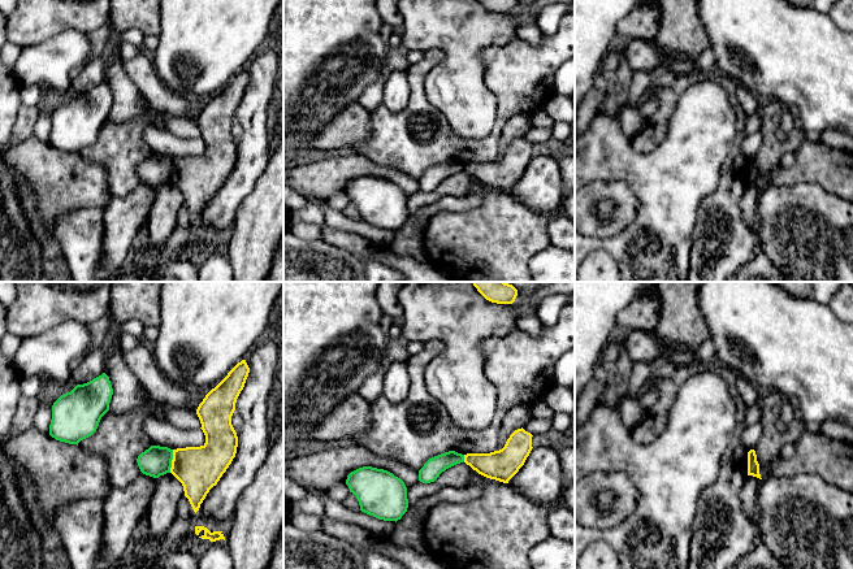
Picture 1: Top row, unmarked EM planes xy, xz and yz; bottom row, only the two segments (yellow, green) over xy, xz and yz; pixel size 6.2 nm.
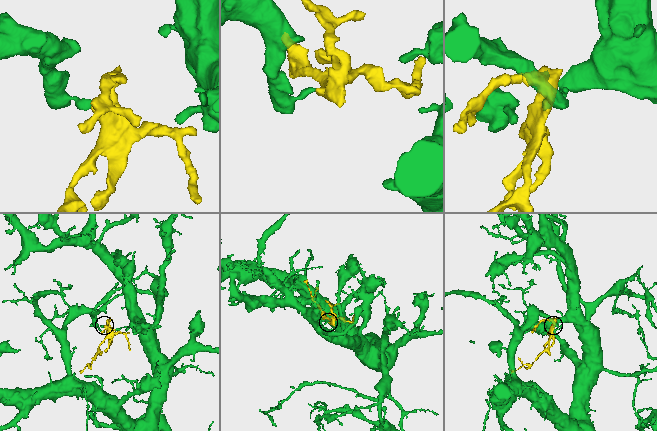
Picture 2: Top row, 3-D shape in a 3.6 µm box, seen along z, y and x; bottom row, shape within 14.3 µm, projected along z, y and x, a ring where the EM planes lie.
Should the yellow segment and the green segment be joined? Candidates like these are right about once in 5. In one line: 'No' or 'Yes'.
No

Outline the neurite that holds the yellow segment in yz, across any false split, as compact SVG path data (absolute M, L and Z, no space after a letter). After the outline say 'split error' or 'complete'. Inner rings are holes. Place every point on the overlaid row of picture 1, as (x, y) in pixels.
M750 449L748 452L748 475L753 475L762 479L759 474L759 464L757 461L757 455L754 449Z; complete

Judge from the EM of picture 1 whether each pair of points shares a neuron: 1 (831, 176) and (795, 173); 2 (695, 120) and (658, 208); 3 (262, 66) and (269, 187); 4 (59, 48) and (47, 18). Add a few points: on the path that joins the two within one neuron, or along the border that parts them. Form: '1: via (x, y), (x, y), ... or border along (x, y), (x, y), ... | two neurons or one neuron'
1: via (822, 173), (804, 173) | one neuron
2: via (695, 142), (685, 166), (670, 182), (670, 186) | one neuron
3: border along (269, 156), (264, 173), (252, 189) | two neurons
4: border along (83, 33), (64, 30), (39, 43), (25, 47) | two neurons

